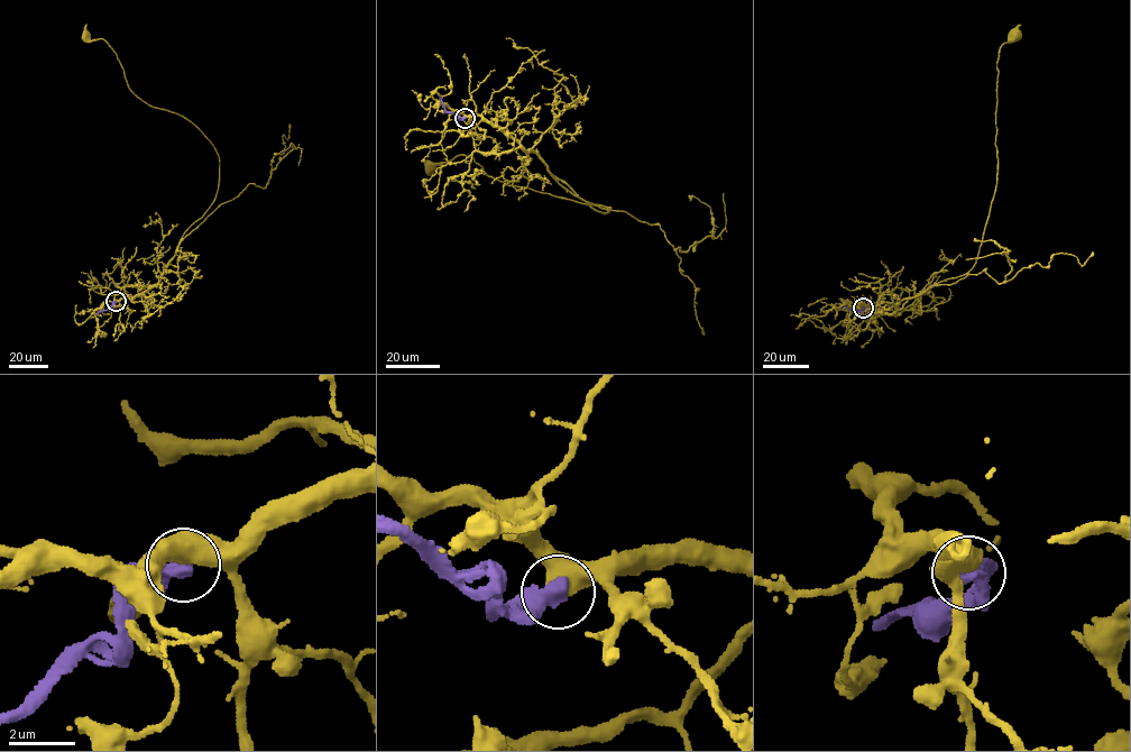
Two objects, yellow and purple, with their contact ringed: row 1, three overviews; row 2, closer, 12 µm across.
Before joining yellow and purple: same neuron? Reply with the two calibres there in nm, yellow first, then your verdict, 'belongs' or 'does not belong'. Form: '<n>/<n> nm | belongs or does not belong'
700/480 nm | does not belong

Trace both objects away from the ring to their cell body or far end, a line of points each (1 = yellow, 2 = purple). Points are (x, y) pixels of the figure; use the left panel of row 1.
1: (116, 301), (158, 283), (183, 235), (215, 196), (219, 159), (193, 124), (131, 91), (103, 39), (85, 36)
2: (116, 301), (97, 314)

